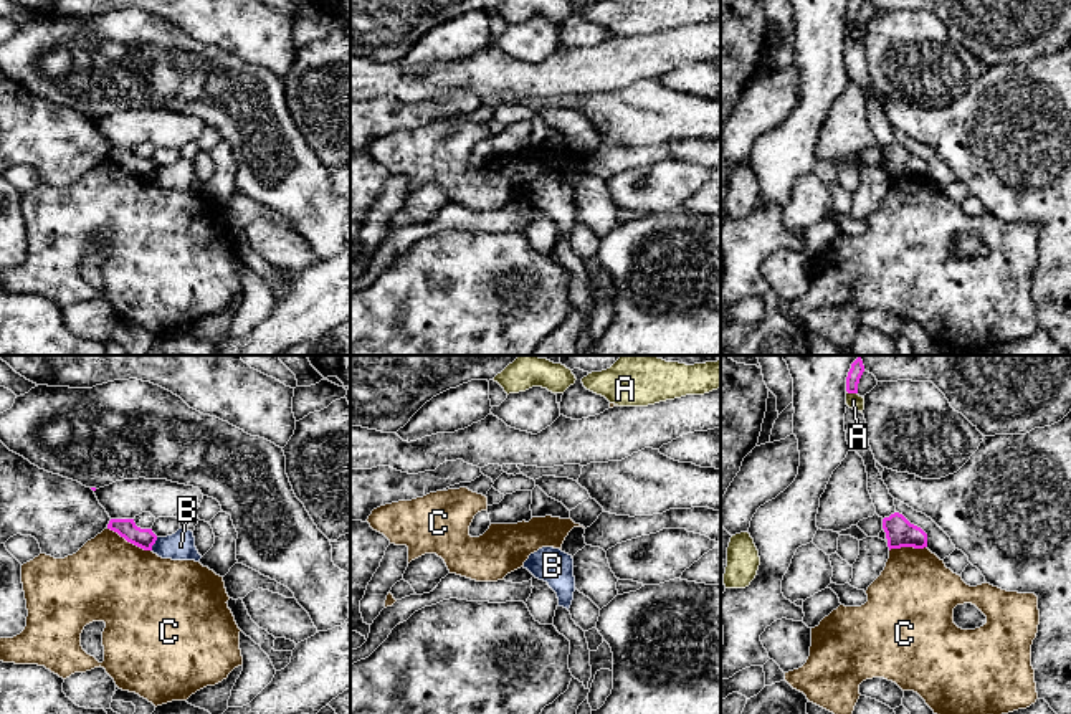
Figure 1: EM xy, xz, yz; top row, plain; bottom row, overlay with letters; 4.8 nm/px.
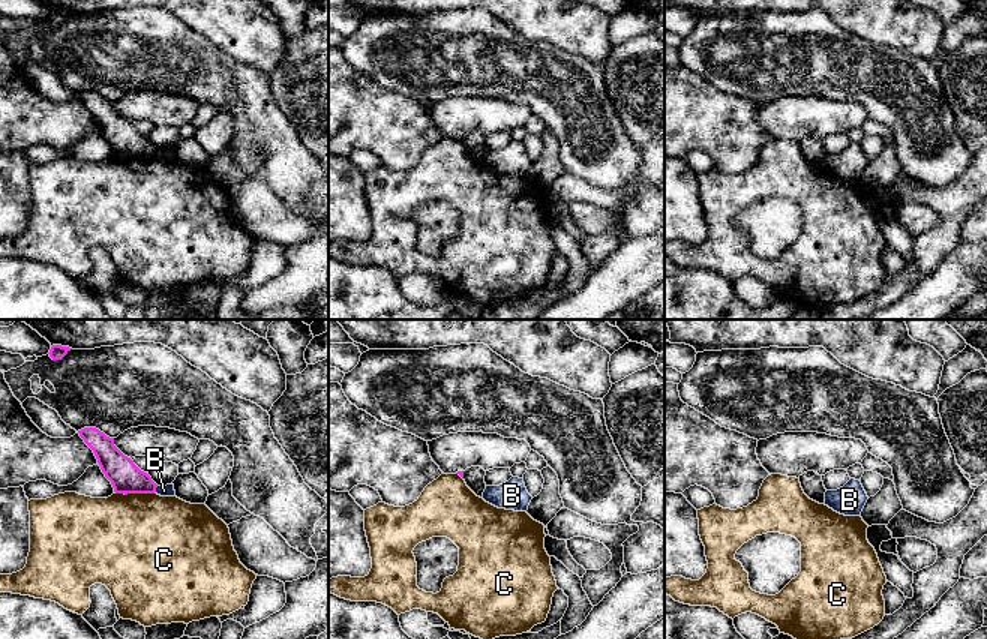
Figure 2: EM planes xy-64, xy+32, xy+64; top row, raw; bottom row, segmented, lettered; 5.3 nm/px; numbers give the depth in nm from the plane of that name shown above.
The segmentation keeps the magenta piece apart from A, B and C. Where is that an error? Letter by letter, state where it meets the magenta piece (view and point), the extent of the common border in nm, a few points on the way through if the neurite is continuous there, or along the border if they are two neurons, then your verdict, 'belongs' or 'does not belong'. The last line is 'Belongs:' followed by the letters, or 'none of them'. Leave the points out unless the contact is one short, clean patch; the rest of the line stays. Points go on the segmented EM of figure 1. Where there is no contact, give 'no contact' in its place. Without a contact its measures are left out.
A: contact yz (852, 392); length 60 nm; does not belong
B: contact xy (154, 542); length 70 nm; border xy (157, 537), (151, 549); does not belong
C: contact xy (129, 541); length 240 nm; border xy (108, 528), (151, 551); does not belong
Belongs: none of them

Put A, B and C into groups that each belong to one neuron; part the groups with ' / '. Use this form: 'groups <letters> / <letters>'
groups A / B / C

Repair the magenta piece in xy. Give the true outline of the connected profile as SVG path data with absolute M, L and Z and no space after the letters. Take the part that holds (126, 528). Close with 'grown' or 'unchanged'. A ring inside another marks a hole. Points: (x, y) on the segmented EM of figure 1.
M111 519L107 529L117 532L127 542L144 550L152 550L152 545L157 540L157 536L152 532L152 529L137 527L134 519Z | unchanged

